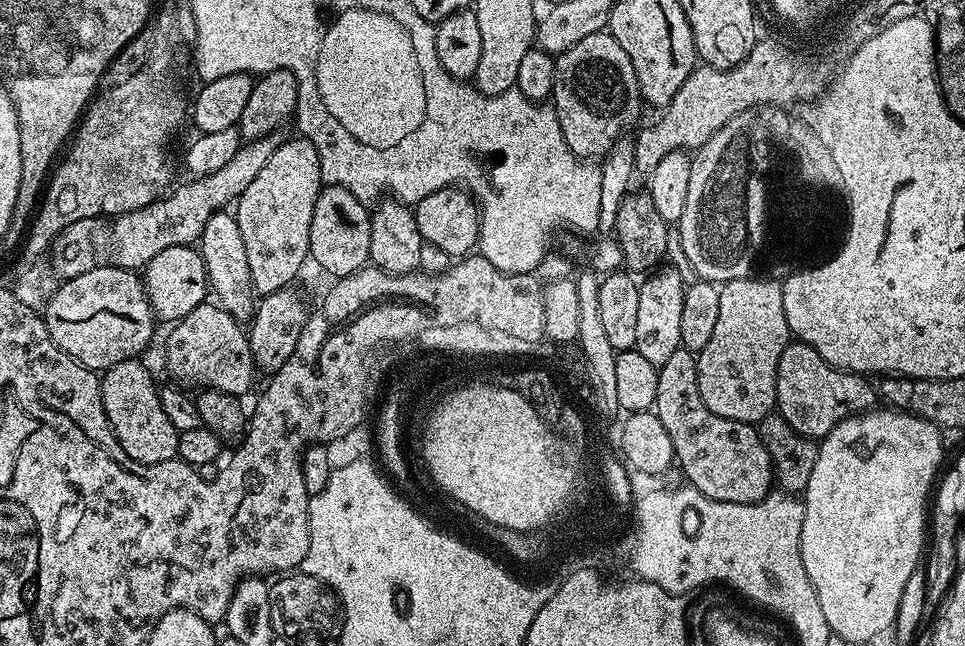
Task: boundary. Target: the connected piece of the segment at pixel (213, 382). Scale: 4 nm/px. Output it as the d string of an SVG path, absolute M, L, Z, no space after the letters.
M219 303L200 304L175 321L171 328L164 352L168 355L169 370L178 379L188 384L200 384L196 386L211 386L237 398L251 390L252 372L255 373L257 367L252 360L248 333L241 321L233 318Z

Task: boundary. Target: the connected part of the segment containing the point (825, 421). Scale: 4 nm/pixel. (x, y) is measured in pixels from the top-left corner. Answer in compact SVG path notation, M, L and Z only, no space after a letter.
M790 342L786 350L782 350L782 358L778 358L778 374L776 375L776 408L778 415L786 418L798 434L809 438L823 438L838 422L851 416L858 416L869 411L872 403L877 403L876 389L867 384L865 377L858 372L842 372L830 366L808 344Z

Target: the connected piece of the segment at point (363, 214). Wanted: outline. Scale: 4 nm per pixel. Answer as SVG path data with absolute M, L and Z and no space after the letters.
M341 184L321 187L318 202L314 202L314 218L310 218L309 257L324 268L329 277L354 274L369 263L370 222L372 214L365 201L354 198Z

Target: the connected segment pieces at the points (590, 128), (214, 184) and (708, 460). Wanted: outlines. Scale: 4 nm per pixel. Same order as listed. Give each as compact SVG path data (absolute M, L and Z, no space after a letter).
M606 30L582 38L570 50L559 53L555 62L550 104L556 109L562 138L566 138L566 146L578 157L603 158L631 124L641 123L642 97L634 66L626 50Z
M277 130L260 140L245 143L236 151L234 158L230 158L230 162L222 166L222 170L214 170L214 174L203 178L189 179L187 181L189 184L178 185L165 200L157 198L135 208L132 212L115 217L110 224L111 263L117 268L140 270L166 247L179 244L195 245L203 233L207 220L215 212L227 209L229 205L239 200L246 186L250 186L250 182L258 178L262 166L270 162L274 150L278 150L278 146L284 144L286 136L282 133L283 131Z
M683 346L674 350L674 354L670 355L666 362L658 365L658 390L654 411L658 422L666 426L666 434L670 434L675 463L678 468L680 464L681 470L684 471L684 476L688 479L685 481L691 487L697 488L706 498L735 504L754 504L764 499L774 484L774 465L759 431L746 422L734 422L730 418L714 414L714 410L710 410L702 402L696 385L697 378L696 356Z

